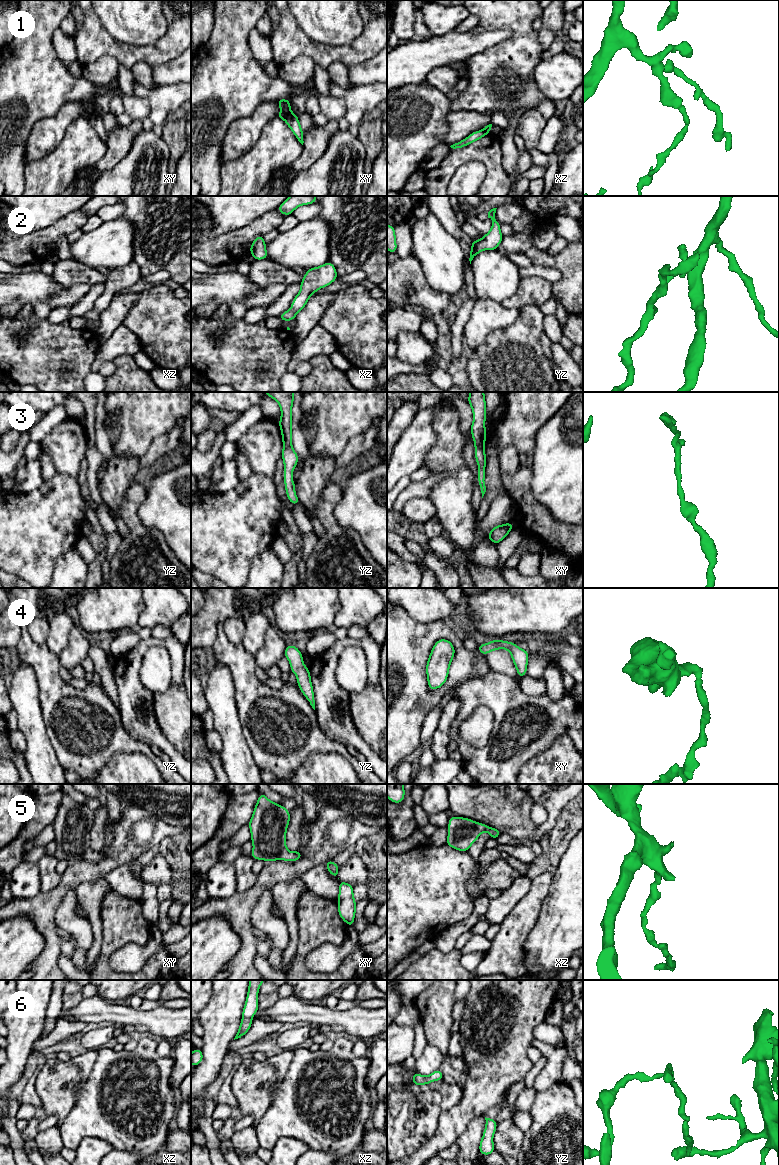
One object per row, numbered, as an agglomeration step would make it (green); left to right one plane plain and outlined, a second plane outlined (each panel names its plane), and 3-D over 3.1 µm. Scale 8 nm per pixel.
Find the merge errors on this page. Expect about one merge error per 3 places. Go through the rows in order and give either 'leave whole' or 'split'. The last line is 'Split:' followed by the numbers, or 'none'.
1: split
2: leave whole
3: leave whole
4: leave whole
5: leave whole
6: leave whole
Split: 1

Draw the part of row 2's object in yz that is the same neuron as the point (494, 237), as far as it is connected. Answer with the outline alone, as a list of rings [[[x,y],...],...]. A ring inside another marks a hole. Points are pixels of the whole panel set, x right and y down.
[[[493,208],[488,212],[488,218],[492,220],[492,227],[490,231],[484,235],[480,240],[473,240],[470,251],[470,264],[473,258],[483,250],[497,250],[499,244],[503,239],[503,235],[500,231],[500,223],[495,219],[495,213],[497,208]]]

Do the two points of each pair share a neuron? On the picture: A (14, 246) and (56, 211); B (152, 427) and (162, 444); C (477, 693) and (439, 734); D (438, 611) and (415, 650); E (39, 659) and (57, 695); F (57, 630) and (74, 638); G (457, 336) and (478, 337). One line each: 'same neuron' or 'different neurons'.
A: different neurons
B: different neurons
C: different neurons
D: different neurons
E: same neuron
F: different neurons
G: different neurons

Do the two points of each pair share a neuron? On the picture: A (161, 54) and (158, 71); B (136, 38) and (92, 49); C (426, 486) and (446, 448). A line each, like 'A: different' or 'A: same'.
A: different
B: different
C: different

